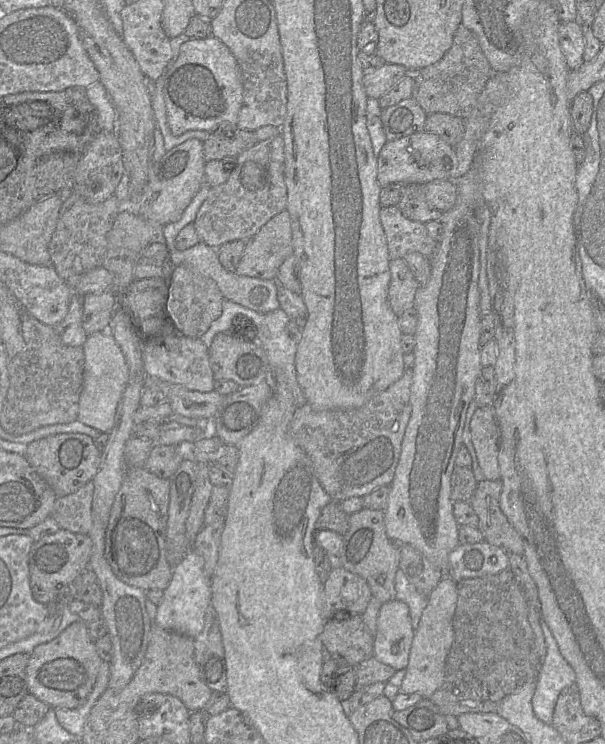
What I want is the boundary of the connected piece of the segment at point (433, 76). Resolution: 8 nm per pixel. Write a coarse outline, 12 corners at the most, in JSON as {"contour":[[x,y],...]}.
{"contour":[[461,24],[445,55],[417,71],[427,115],[467,119],[494,73]]}

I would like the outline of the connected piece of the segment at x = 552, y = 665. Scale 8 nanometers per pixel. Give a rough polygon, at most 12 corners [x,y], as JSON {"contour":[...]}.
{"contour":[[542,616],[546,656],[532,707],[551,724],[559,694],[576,682]]}

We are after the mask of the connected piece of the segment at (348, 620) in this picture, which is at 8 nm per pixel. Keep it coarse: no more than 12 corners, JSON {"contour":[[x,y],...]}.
{"contour":[[361,615],[325,621],[324,649],[339,666],[374,655],[375,635]]}

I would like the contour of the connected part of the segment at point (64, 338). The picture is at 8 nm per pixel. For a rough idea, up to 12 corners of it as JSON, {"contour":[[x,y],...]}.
{"contour":[[72,295],[67,315],[55,329],[61,341],[82,347],[83,297]]}

